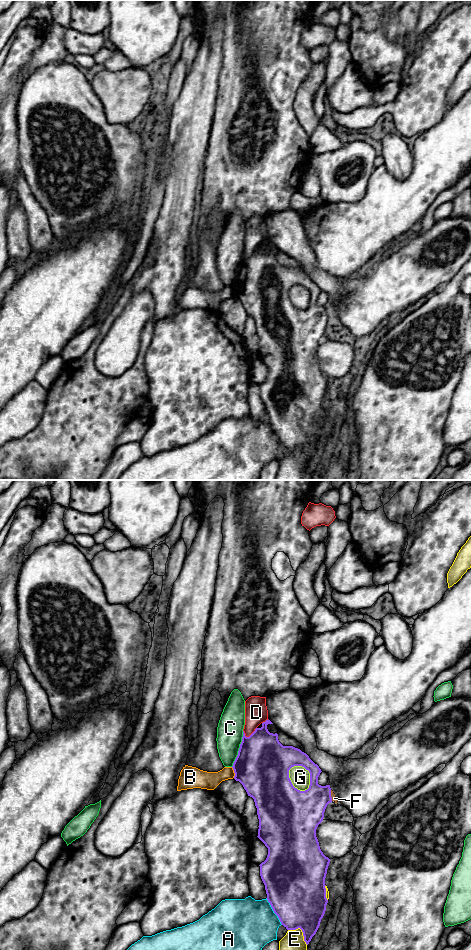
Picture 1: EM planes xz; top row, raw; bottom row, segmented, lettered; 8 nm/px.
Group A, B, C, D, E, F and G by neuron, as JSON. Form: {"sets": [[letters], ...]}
{"sets": [["A"], ["B"], ["C"], ["D"], ["E"], ["F"], ["G"]]}

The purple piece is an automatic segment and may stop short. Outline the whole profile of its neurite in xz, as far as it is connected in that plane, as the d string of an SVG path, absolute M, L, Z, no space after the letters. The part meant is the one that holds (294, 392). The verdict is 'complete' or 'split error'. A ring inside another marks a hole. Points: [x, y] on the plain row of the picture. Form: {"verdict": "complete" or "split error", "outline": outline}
{"verdict": "complete", "outline": "M269 239L266 240L262 243L262 247L256 248L249 257L246 257L243 251L242 262L232 288L235 293L234 299L239 301L248 316L254 319L259 339L257 357L268 368L266 380L259 385L267 420L281 444L287 450L300 448L304 461L308 465L320 446L328 423L325 398L330 379L320 369L316 349L323 341L327 325L332 322L331 308L330 305L321 306L318 304L318 297L322 292L319 286L300 269L293 266L283 266L278 260L278 254L268 251L268 244L273 243ZM294 286L302 286L310 293L310 305L305 311L295 308L289 298L289 290Z"}

